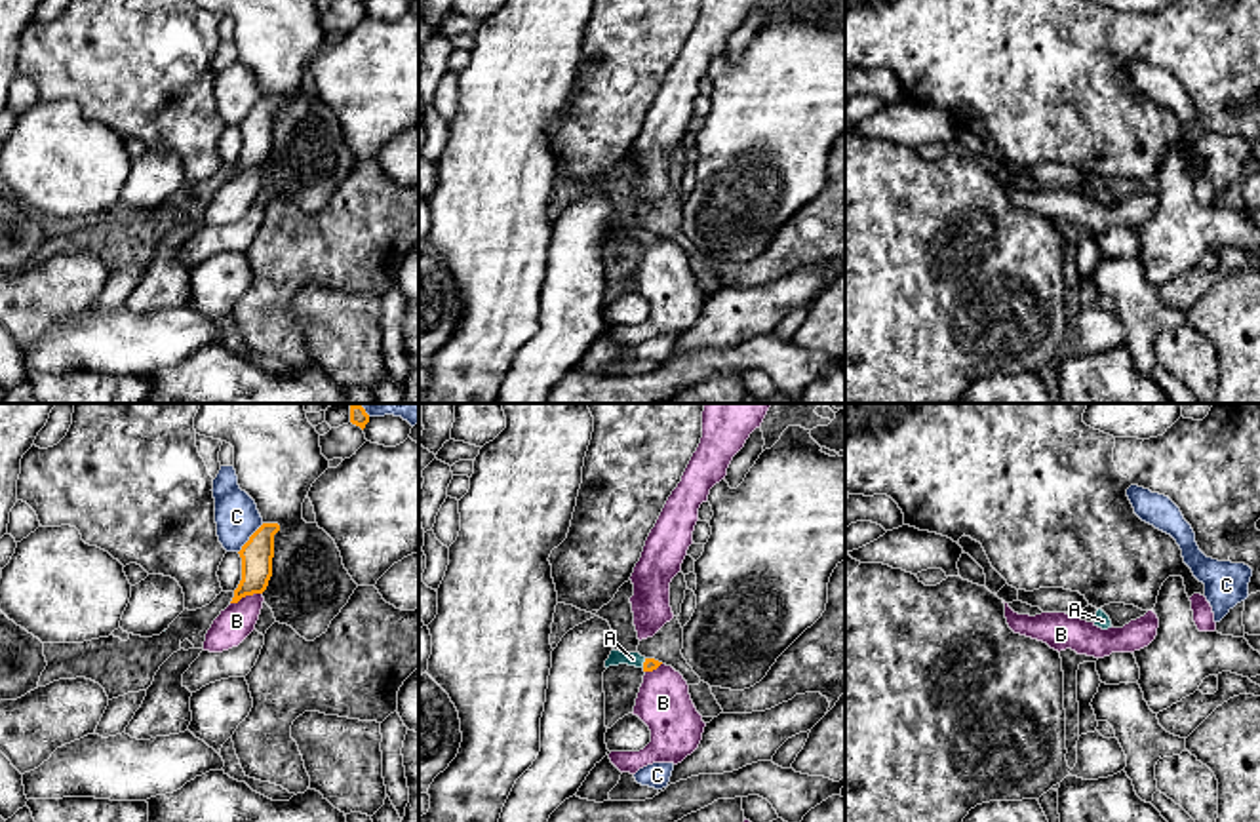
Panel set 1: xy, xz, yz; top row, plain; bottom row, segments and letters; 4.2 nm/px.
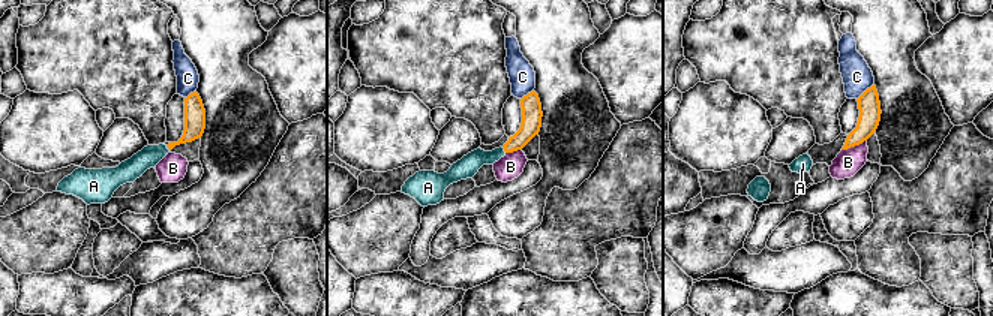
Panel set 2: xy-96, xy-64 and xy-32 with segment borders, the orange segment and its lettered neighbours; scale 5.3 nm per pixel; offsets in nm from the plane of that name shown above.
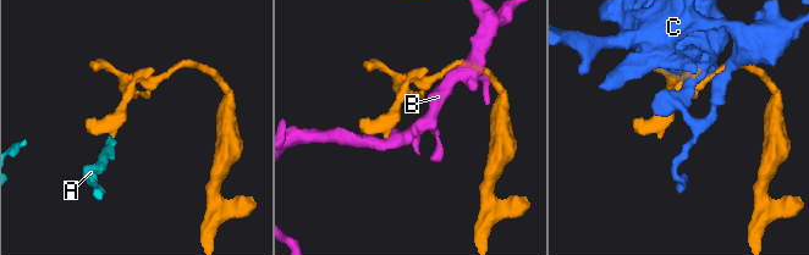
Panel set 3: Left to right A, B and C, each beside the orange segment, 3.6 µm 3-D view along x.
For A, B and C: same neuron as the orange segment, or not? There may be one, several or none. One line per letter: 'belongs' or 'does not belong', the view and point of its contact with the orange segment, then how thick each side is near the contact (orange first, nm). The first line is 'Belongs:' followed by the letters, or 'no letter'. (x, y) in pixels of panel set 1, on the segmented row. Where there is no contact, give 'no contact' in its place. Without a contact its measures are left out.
Belongs: A
A: belongs; meets orange in xz at (644, 663); 60 nm thick on the orange side, 60 nm on the other
B: does not belong; meets orange in xy at (246, 594); 140 nm thick on the orange side, 150 nm on the other
C: does not belong; meets orange in xy at (250, 539); 140 nm thick on the orange side, 190 nm on the other

